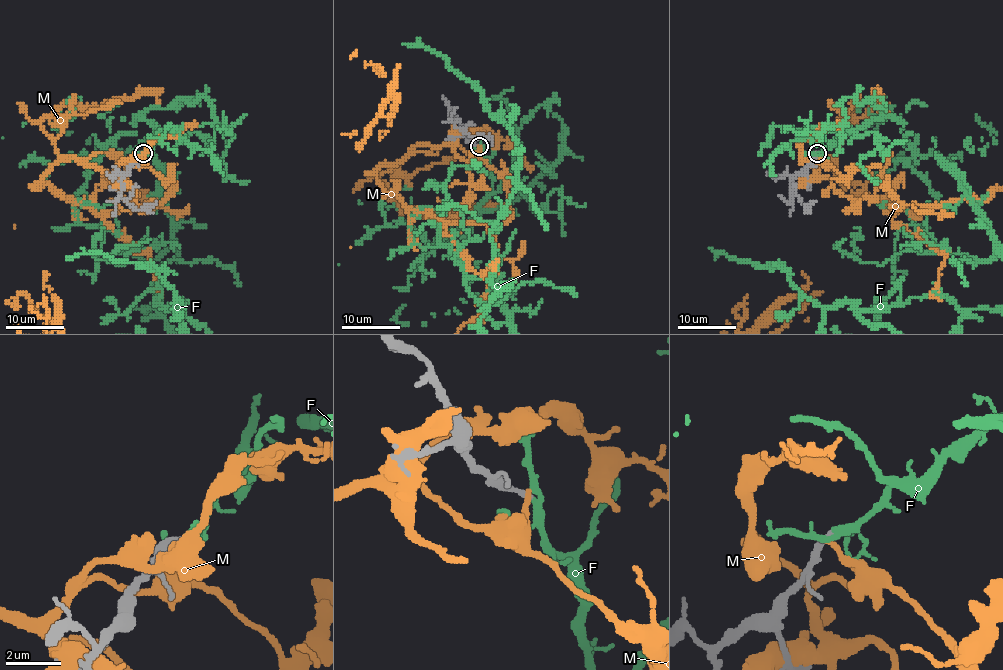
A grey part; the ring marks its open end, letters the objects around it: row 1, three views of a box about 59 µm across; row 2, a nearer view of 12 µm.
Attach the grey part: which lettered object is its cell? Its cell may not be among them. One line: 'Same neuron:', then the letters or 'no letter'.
Same neuron: F

